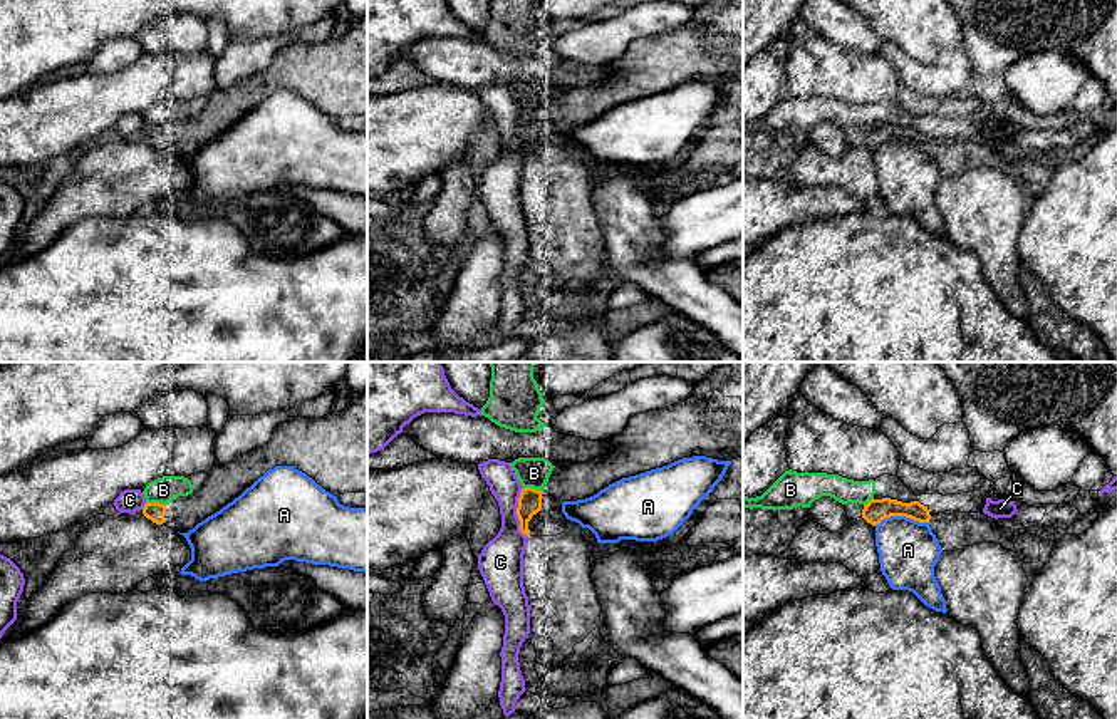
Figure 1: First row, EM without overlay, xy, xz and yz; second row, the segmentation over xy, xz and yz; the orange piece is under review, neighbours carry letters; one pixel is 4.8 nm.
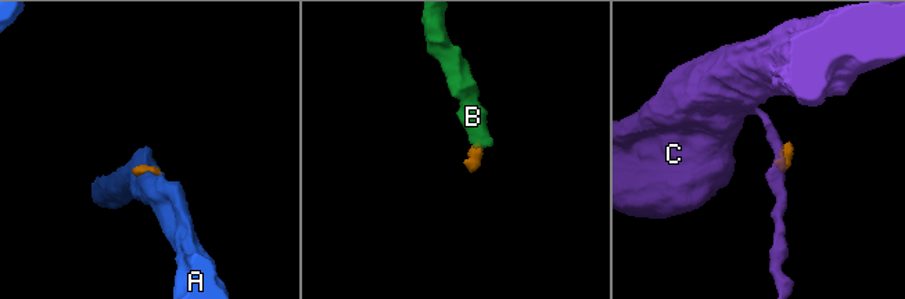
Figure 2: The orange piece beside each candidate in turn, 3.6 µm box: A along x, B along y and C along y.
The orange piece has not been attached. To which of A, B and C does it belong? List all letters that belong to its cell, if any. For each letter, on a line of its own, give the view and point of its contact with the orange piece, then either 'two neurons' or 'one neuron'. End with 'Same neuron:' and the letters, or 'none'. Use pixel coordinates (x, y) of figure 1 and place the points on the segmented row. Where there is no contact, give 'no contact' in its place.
A: yz (901, 515) | two neurons
B: xy (156, 503) | two neurons
C: xz (517, 513) | two neurons
Same neuron: none

